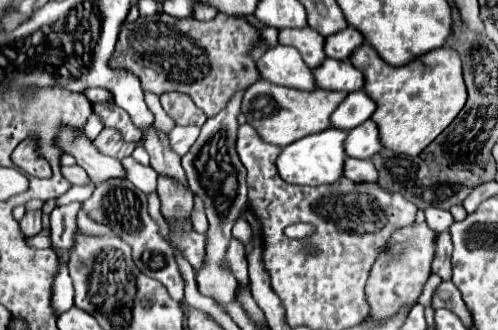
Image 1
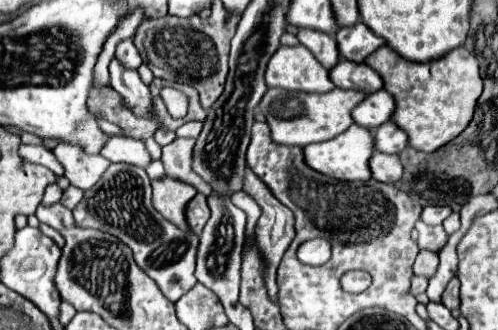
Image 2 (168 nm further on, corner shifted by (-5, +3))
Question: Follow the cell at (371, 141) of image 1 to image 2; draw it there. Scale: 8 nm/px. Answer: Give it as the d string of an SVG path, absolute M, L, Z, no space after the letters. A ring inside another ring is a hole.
M382 123L380 127L374 129L376 137L376 151L380 153L400 153L406 145L406 133L400 131L394 123Z

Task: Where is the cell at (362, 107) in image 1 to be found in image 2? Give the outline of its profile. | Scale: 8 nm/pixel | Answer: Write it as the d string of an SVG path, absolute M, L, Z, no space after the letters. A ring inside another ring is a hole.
M380 89L376 93L366 95L364 101L354 107L352 119L354 123L384 123L390 119L392 111L394 111L392 95Z

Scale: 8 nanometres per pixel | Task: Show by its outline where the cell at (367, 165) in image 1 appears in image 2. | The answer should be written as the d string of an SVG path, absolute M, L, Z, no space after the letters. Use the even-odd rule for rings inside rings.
M374 153L370 163L372 179L382 183L396 183L402 177L402 165L398 155L386 155L386 153Z

